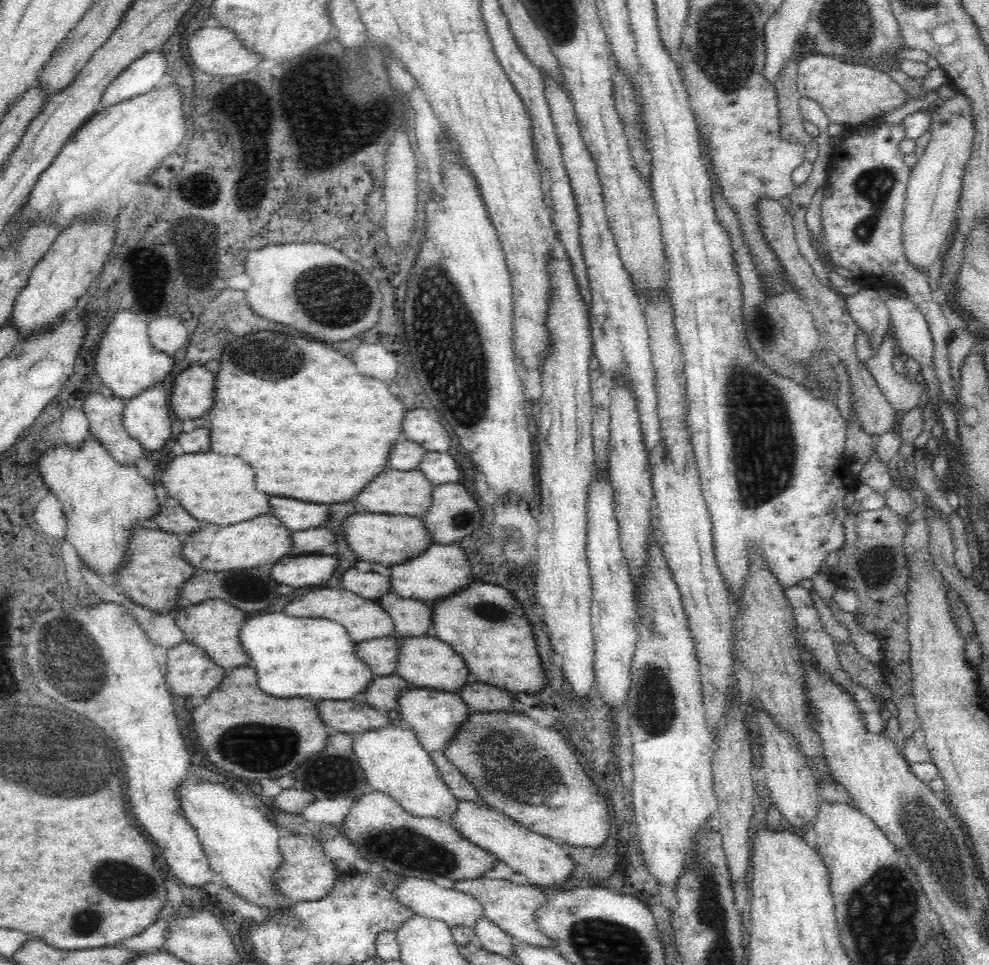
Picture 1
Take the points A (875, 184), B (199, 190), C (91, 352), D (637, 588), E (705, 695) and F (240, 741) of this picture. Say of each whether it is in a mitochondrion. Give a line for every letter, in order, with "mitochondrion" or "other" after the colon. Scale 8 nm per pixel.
A: mitochondrion
B: mitochondrion
C: other
D: other
E: other
F: mitochondrion

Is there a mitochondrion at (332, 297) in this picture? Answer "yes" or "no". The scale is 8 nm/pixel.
yes

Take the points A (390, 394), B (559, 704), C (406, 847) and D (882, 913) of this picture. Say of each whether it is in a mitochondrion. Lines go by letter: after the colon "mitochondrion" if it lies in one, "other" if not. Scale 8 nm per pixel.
A: other
B: other
C: mitochondrion
D: mitochondrion

